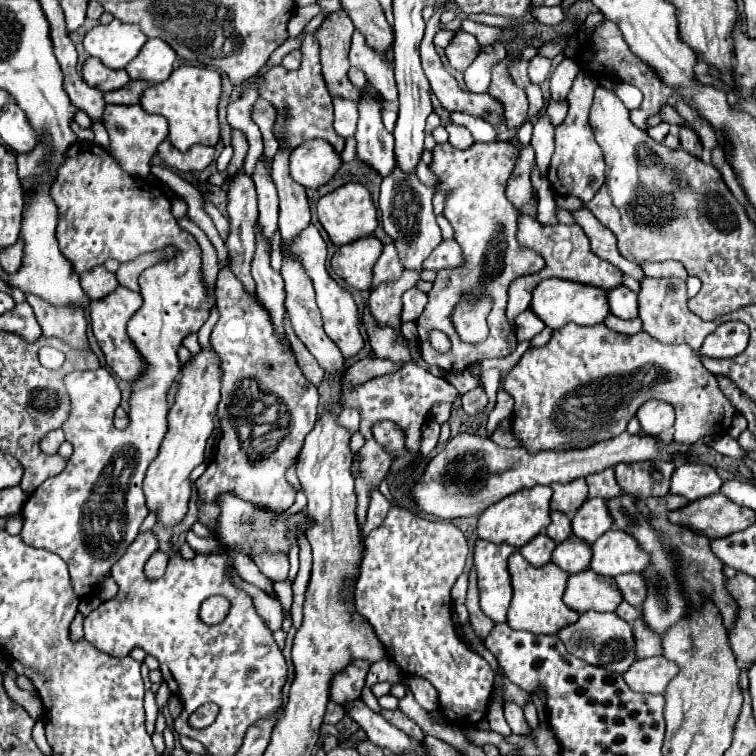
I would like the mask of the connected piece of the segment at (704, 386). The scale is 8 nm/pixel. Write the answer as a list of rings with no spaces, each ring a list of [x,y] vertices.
[[[730,321],[720,324],[704,340],[700,350],[692,350],[688,348],[688,344],[662,344],[652,336],[648,336],[646,332],[626,336],[606,328],[604,324],[596,324],[596,326],[566,324],[564,328],[556,330],[544,346],[530,348],[502,380],[502,388],[514,400],[512,432],[520,442],[520,446],[524,446],[530,452],[588,448],[590,444],[598,444],[602,440],[622,434],[630,418],[644,402],[664,400],[672,404],[676,410],[676,424],[674,424],[676,442],[694,444],[700,442],[704,436],[723,434],[731,426],[735,410],[722,394],[722,390],[718,388],[716,378],[702,366],[702,356],[740,354],[748,344],[746,338],[748,338],[748,326],[742,322]]]

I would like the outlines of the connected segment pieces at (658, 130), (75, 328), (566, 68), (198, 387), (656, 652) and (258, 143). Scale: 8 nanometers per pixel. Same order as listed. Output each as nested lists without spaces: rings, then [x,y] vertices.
[[[660,122],[658,126],[648,128],[648,136],[650,136],[652,140],[656,140],[656,142],[662,142],[664,136],[668,134],[668,130],[670,130],[670,124],[668,124],[668,122]]]
[[[26,294],[26,300],[34,308],[44,336],[58,336],[78,350],[88,348],[84,308],[54,308],[46,300],[32,294]]]
[[[564,58],[556,66],[556,70],[552,72],[552,78],[550,78],[550,96],[552,96],[552,100],[564,100],[566,98],[568,90],[572,88],[572,80],[578,74],[578,70],[580,68],[570,58]]]
[[[202,348],[198,354],[192,354],[192,358],[182,366],[182,376],[176,382],[176,400],[168,410],[168,434],[144,480],[148,510],[152,510],[158,516],[158,522],[164,526],[174,526],[188,512],[190,474],[198,464],[204,462],[206,440],[214,430],[216,406],[220,402],[220,358],[214,350]]]
[[[644,620],[634,622],[634,638],[636,638],[636,654],[640,658],[650,658],[650,656],[660,656],[662,654],[662,642]]]
[[[250,85],[244,90],[238,101],[229,104],[227,107],[229,124],[232,128],[244,132],[249,143],[249,149],[244,161],[244,171],[248,176],[252,176],[258,158],[262,155],[264,149],[262,134],[258,126],[253,122],[250,112],[258,97],[258,87]]]

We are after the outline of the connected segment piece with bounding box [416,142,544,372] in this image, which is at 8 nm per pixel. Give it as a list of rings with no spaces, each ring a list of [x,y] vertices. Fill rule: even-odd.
[[[504,142],[504,144],[474,144],[468,150],[458,150],[452,144],[436,144],[432,150],[432,162],[428,164],[430,170],[436,174],[438,184],[434,186],[436,192],[446,194],[442,214],[454,228],[454,240],[460,244],[468,264],[456,270],[438,272],[432,290],[428,292],[428,304],[422,316],[416,320],[418,324],[418,342],[422,358],[428,364],[444,368],[444,372],[460,372],[466,370],[470,362],[484,360],[484,358],[502,358],[514,352],[516,348],[516,334],[510,330],[506,318],[506,302],[508,302],[508,286],[514,278],[540,272],[544,268],[544,260],[540,254],[524,248],[516,240],[516,224],[522,212],[510,204],[506,198],[506,184],[516,166],[520,148]],[[448,192],[452,192],[452,200],[448,200]],[[462,292],[482,292],[492,296],[494,306],[488,316],[490,336],[486,342],[474,344],[474,354],[468,344],[464,344],[454,328],[450,326],[450,312],[458,302]],[[440,330],[444,332],[452,346],[450,352],[440,354],[430,346],[430,332]]]

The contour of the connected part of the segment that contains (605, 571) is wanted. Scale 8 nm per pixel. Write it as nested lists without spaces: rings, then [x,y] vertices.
[[[616,528],[602,534],[592,544],[592,552],[594,552],[594,558],[592,558],[590,568],[596,574],[610,576],[610,578],[620,576],[616,572],[622,572],[622,574],[644,572],[644,568],[648,568],[650,564],[648,552],[640,548],[636,538]]]

